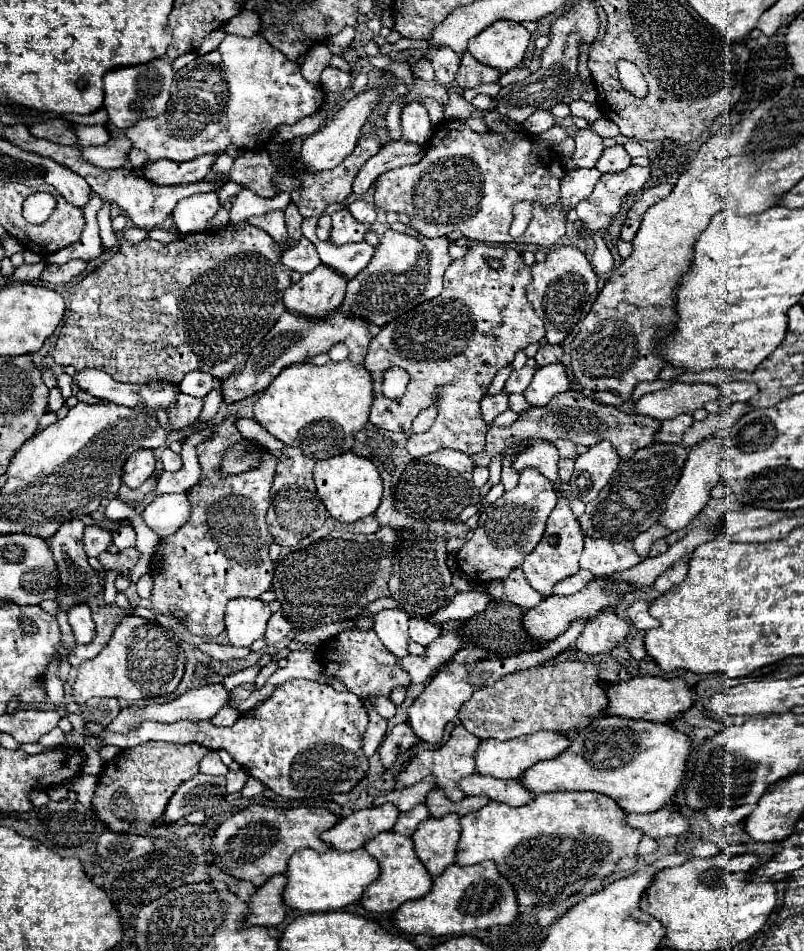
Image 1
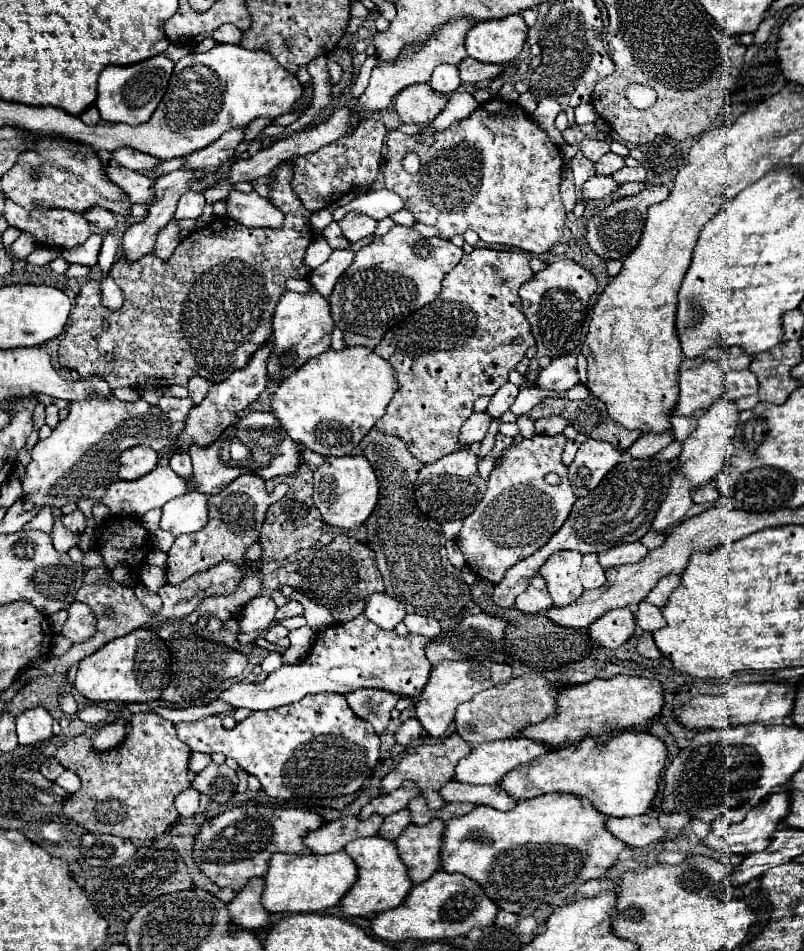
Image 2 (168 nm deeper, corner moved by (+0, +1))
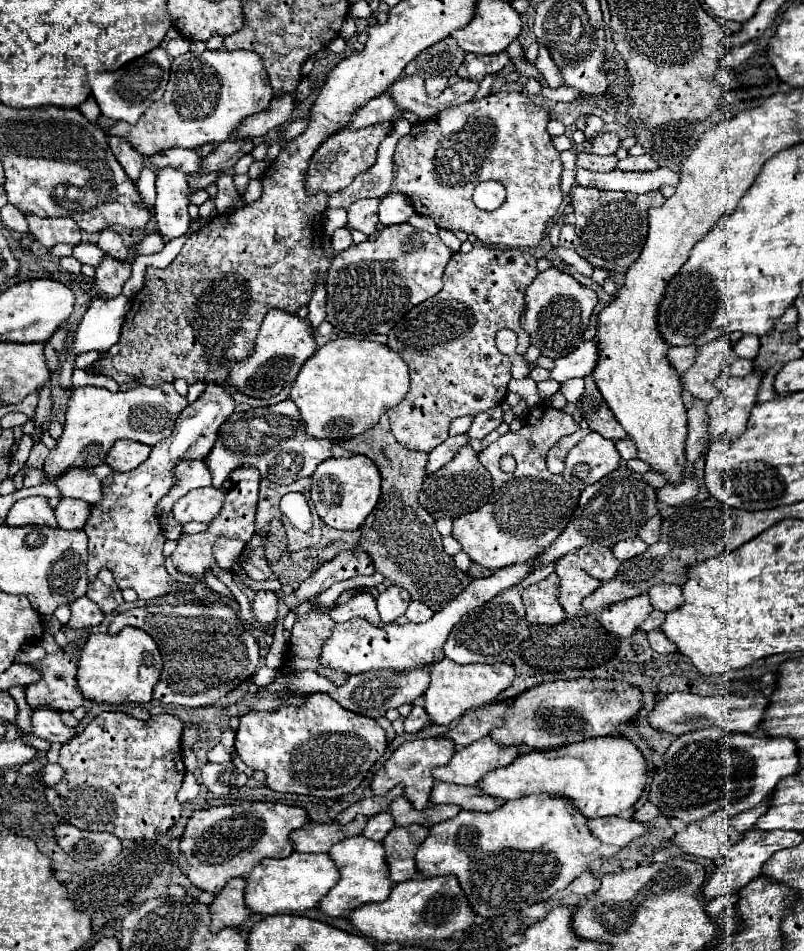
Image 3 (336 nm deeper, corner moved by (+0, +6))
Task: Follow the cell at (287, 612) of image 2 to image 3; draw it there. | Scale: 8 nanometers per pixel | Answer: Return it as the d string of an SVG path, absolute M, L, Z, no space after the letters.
M356 547L356 549L336 555L330 563L322 565L316 573L312 573L304 583L300 583L296 597L300 601L310 601L318 597L322 591L326 591L336 581L344 581L344 579L358 577L358 575L374 575L374 573L376 569L368 553Z

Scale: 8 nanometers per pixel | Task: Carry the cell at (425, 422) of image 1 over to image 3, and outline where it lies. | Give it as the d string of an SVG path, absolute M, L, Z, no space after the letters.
M382 415L378 425L366 433L344 441L342 447L350 453L370 457L382 475L382 497L360 527L360 547L372 557L378 573L392 579L394 585L408 589L412 599L426 603L432 611L440 611L466 589L470 579L454 565L452 557L444 553L442 537L434 527L436 519L424 513L418 503L418 489L422 489L420 465L426 465L426 453L410 451L396 441L390 433L388 415Z

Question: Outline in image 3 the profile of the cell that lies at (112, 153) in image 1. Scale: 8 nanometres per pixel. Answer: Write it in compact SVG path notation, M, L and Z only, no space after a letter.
M168 149L150 157L150 163L158 169L162 167L180 167L186 173L202 171L202 157L194 149Z

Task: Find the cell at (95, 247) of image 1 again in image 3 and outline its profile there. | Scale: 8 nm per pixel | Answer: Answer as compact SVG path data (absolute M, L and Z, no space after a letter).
M78 243L74 247L74 257L80 261L80 263L86 263L86 265L92 265L92 267L98 267L102 263L102 249L94 243Z

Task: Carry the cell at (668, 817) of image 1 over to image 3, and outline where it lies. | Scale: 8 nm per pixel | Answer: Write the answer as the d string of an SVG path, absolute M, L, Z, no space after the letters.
M600 817L588 821L590 833L600 839L602 843L626 847L636 837L644 835L648 829L646 825L634 821L634 819L620 819L620 817Z

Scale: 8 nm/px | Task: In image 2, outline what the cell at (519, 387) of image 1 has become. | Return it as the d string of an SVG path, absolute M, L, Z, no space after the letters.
M506 382L506 384L490 398L490 404L488 404L486 412L488 412L492 418L500 418L500 416L512 406L516 394L518 394L518 386L512 384L512 382Z

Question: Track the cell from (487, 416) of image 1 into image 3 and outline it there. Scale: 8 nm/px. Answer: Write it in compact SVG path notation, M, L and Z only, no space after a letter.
M458 435L458 437L448 437L442 445L432 449L428 455L428 463L426 463L426 475L436 473L442 465L452 461L452 457L460 451L460 447L464 447L468 443L470 443L468 435Z

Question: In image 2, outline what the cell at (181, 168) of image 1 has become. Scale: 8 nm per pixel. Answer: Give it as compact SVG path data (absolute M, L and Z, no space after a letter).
M230 130L226 134L222 134L216 142L212 142L210 146L190 154L184 158L184 166L190 166L190 170L194 170L194 166L198 166L198 170L216 170L220 168L230 156L234 156L236 146L242 142L242 130Z

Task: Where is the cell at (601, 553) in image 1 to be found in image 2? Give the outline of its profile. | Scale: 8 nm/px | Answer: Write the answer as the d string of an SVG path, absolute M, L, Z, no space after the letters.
M632 542L632 544L622 544L622 546L614 546L606 552L600 552L598 562L602 564L602 568L614 568L614 566L622 566L622 564L634 564L634 562L642 560L646 554L648 554L648 550L640 542Z

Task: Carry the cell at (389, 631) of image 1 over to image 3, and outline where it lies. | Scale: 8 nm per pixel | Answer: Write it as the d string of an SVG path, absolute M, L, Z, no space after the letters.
M392 585L384 593L380 593L376 603L378 603L380 619L384 623L392 623L392 621L396 621L398 617L404 615L404 611L410 603L410 595L406 593L406 589L402 589L398 585Z

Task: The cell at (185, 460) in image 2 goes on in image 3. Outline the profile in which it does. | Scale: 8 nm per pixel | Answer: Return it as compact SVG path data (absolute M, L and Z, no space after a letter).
M180 461L176 465L176 485L170 489L170 493L158 503L158 515L166 517L174 505L174 501L178 501L182 495L186 495L192 489L198 487L208 487L212 483L212 475L208 471L206 461Z

